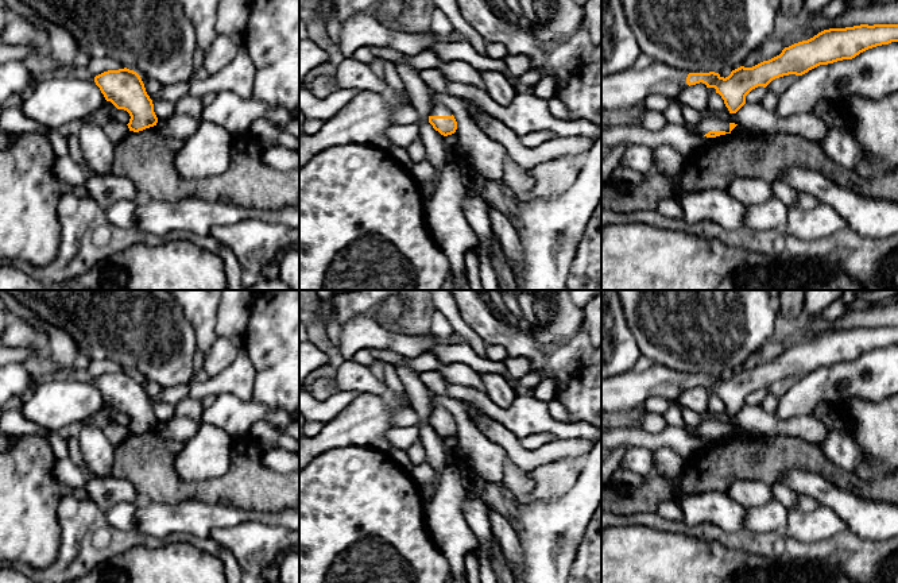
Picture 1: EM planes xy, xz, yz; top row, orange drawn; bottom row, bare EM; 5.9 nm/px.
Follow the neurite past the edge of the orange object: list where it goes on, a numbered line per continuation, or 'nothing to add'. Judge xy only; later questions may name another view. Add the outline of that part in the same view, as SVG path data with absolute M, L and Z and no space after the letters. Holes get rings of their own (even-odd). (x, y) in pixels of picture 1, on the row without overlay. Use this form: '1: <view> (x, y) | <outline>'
nothing to add

